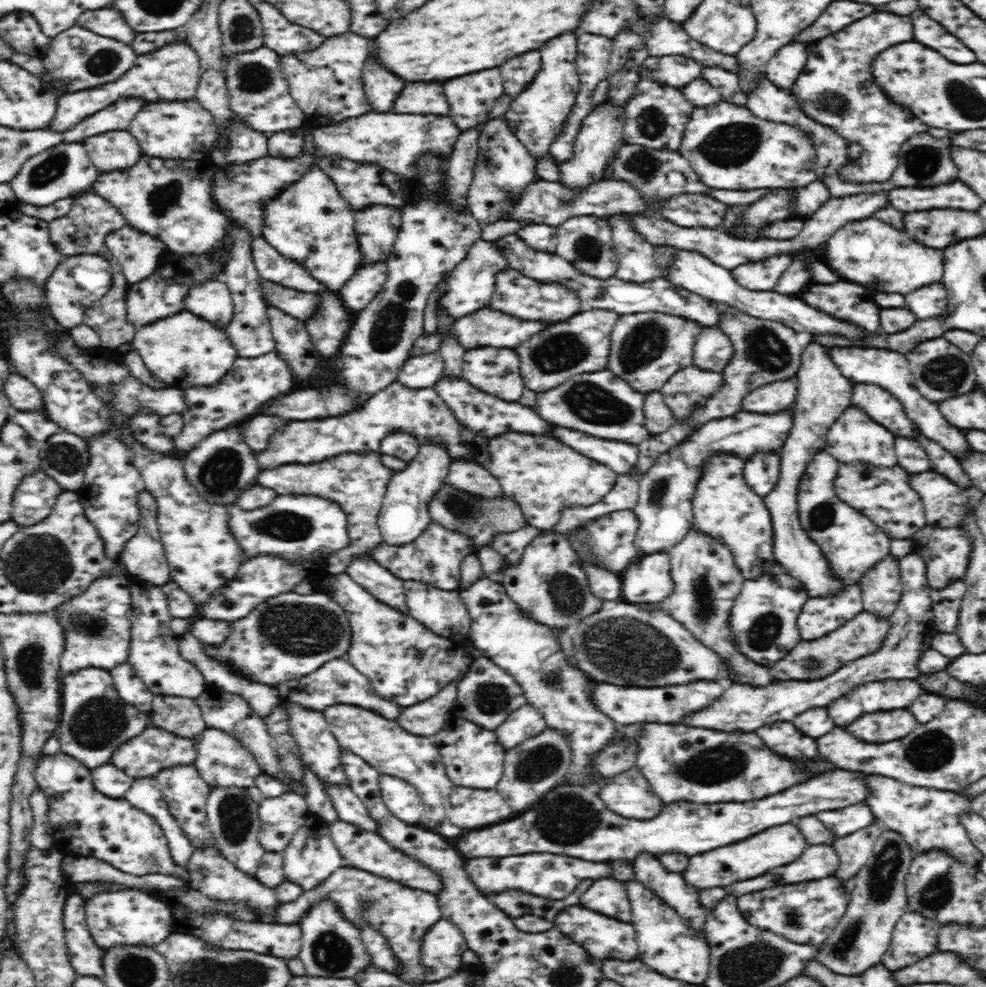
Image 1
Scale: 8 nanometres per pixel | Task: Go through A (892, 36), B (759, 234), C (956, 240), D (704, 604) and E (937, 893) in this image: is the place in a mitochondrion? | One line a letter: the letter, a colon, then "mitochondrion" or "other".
A: other
B: other
C: other
D: mitochondrion
E: mitochondrion

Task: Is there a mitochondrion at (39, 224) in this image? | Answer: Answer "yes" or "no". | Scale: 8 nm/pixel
no

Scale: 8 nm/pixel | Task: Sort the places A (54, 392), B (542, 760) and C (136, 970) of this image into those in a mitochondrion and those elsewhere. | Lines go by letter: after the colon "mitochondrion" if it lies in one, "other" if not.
A: other
B: mitochondrion
C: mitochondrion

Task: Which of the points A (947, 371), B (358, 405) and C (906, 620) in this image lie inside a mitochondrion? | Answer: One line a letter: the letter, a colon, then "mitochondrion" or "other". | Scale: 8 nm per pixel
A: mitochondrion
B: other
C: other

